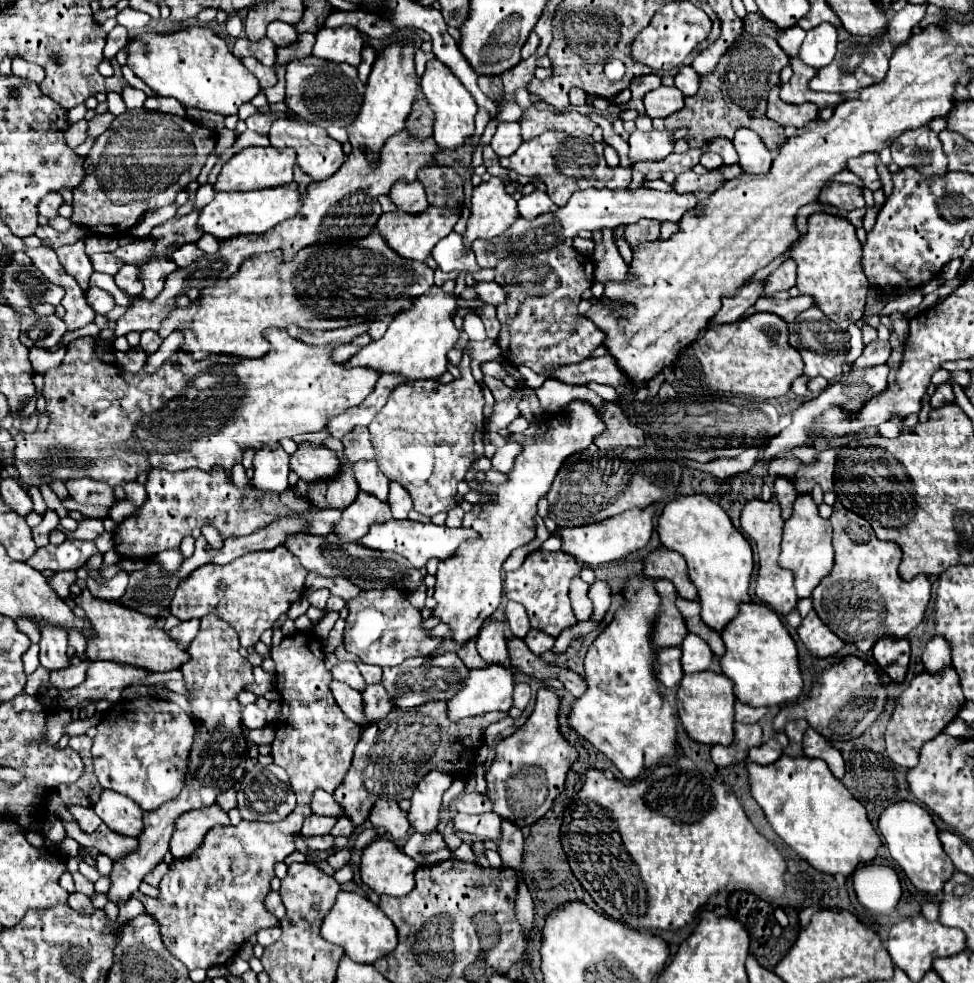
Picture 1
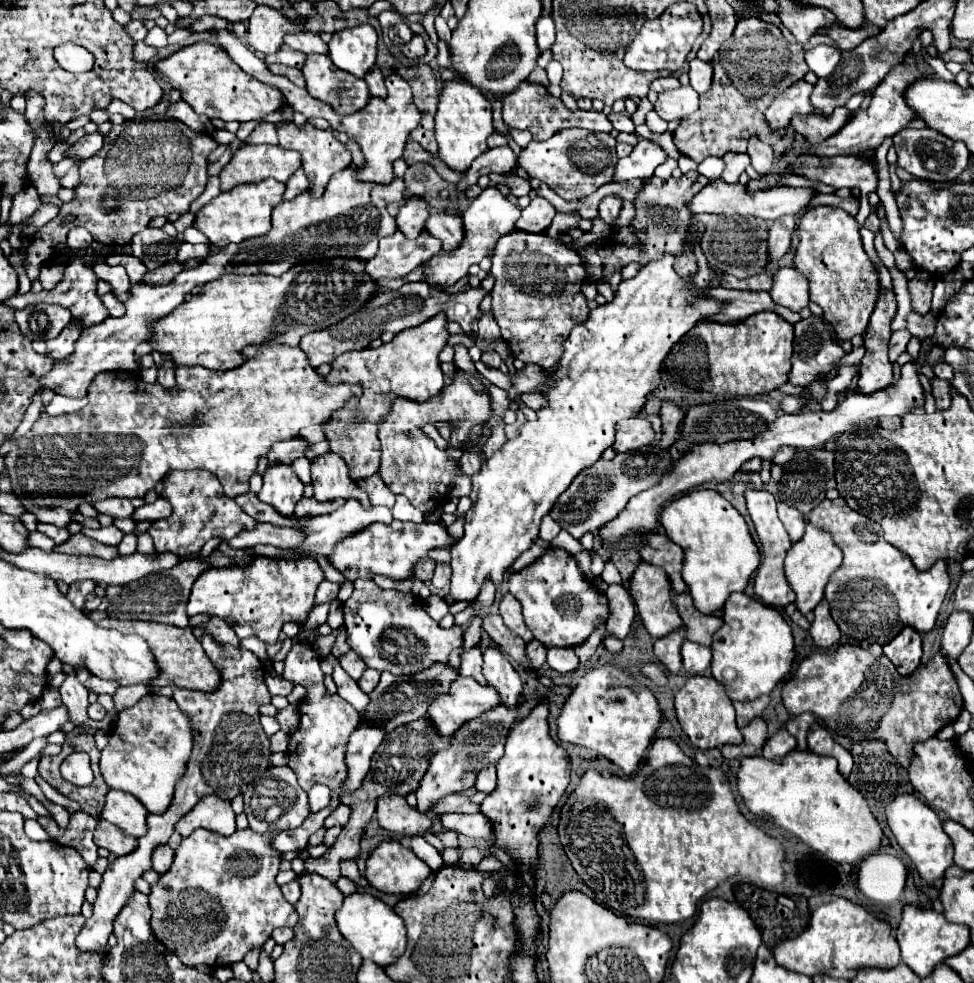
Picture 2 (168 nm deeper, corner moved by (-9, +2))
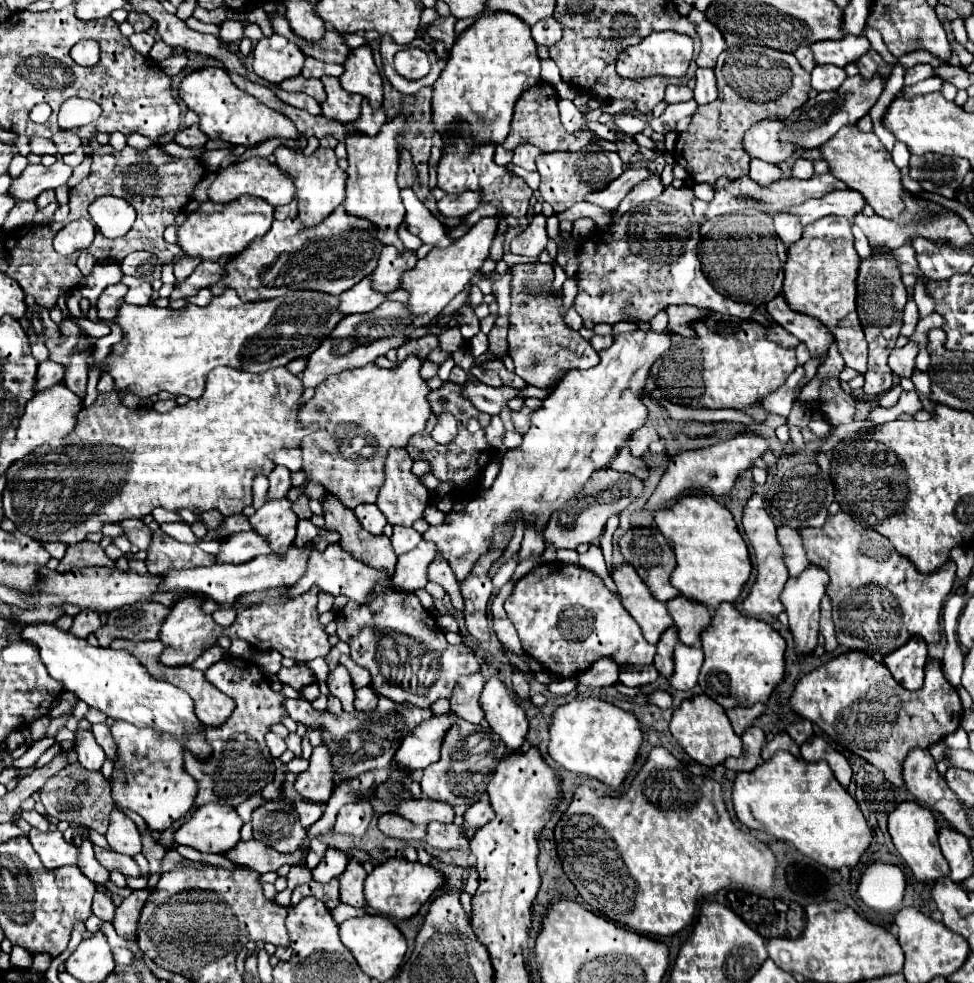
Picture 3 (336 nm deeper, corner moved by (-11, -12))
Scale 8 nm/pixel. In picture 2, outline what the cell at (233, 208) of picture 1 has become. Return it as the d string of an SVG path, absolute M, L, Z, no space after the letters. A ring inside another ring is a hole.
M262 180L258 184L238 184L228 192L220 192L204 208L196 212L194 228L206 234L208 242L216 248L224 248L232 242L240 244L242 240L264 236L270 232L270 214L280 204L286 186L278 180Z

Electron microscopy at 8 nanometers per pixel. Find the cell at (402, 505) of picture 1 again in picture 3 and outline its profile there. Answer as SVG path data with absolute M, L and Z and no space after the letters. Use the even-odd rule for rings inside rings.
M394 526L394 534L390 538L398 556L412 550L420 540L422 540L422 534L418 534L414 528L406 528L406 526Z

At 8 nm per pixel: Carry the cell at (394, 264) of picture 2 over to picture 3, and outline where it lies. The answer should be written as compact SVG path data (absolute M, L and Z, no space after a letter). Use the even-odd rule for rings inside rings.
M368 274L354 288L346 290L344 294L340 294L340 306L338 308L346 316L356 314L356 312L370 312L370 310L378 308L386 298L388 298L388 294L376 292L372 288L372 274Z

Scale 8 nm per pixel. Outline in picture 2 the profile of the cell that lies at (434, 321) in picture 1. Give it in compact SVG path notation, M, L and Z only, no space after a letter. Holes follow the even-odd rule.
M438 314L426 320L426 324L420 324L418 328L408 328L396 334L392 342L382 344L380 348L346 352L332 362L332 370L324 378L328 384L348 382L362 386L362 396L348 400L350 408L344 408L342 418L338 410L338 416L334 412L334 416L330 416L326 424L322 424L322 428L326 428L326 440L330 444L330 450L338 454L344 462L348 460L346 464L350 468L352 480L360 480L362 470L364 474L368 470L368 476L372 476L380 468L382 452L378 440L378 424L389 413L388 402L392 404L400 394L406 394L406 400L426 402L428 398L436 396L442 390L444 374L440 370L438 354L450 336L444 326L446 326L446 316Z

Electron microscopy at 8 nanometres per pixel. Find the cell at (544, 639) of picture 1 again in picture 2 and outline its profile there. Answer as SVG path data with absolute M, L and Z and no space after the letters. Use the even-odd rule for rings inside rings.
M532 640L528 646L526 646L526 656L530 660L530 668L540 668L544 662L546 662L546 648L538 642L538 640Z

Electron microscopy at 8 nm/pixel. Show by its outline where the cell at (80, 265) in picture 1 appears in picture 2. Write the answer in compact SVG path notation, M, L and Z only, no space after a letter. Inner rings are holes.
M74 260L66 266L66 272L64 272L64 280L60 284L56 284L52 290L42 290L39 293L28 292L28 294L16 294L12 298L6 300L6 304L10 304L12 308L24 308L28 304L54 304L58 306L64 306L70 310L72 314L72 322L70 324L82 324L82 330L84 328L90 328L94 324L102 324L106 318L108 318L108 310L104 308L102 300L96 296L96 276L92 272L92 268L84 266L82 260Z

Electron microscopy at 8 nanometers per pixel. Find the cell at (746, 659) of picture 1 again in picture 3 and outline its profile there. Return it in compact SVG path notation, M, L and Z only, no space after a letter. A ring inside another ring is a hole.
M724 602L714 612L712 626L702 634L702 650L704 650L704 666L700 670L698 684L706 696L712 696L724 710L736 706L754 706L756 702L766 704L774 688L784 680L784 652L786 640L766 622L740 614L732 604Z

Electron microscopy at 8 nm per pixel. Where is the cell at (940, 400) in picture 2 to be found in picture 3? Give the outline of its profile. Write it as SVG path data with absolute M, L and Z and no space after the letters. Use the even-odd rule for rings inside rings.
M914 370L912 372L912 382L916 384L916 392L918 392L918 396L920 396L922 404L924 404L924 410L934 414L934 402L930 400L930 378L928 378L928 374Z

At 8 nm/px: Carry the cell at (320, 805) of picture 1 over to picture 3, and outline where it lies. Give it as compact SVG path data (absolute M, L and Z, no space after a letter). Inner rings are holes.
M296 802L294 804L294 810L300 814L300 820L302 820L302 826L308 828L312 826L312 822L316 822L320 816L322 816L322 806L316 804L316 802Z

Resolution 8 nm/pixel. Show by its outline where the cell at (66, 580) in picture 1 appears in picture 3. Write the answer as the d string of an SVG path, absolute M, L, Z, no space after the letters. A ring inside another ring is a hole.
M80 610L74 616L74 622L72 622L70 630L72 630L72 634L76 634L80 638L86 638L90 632L96 632L100 626L102 626L100 616L94 610Z

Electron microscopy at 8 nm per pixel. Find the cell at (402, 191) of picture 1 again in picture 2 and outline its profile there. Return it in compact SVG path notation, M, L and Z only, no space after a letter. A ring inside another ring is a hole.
M410 196L396 214L396 226L406 238L412 240L412 238L418 238L418 234L422 232L426 216L428 216L426 202L416 196Z

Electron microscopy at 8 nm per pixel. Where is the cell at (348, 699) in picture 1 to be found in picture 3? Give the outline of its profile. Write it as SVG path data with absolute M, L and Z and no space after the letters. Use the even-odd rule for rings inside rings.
M338 664L334 672L328 674L328 680L326 680L330 692L342 702L342 708L344 712L354 712L354 688L352 688L352 680L350 680L350 674L348 670Z

